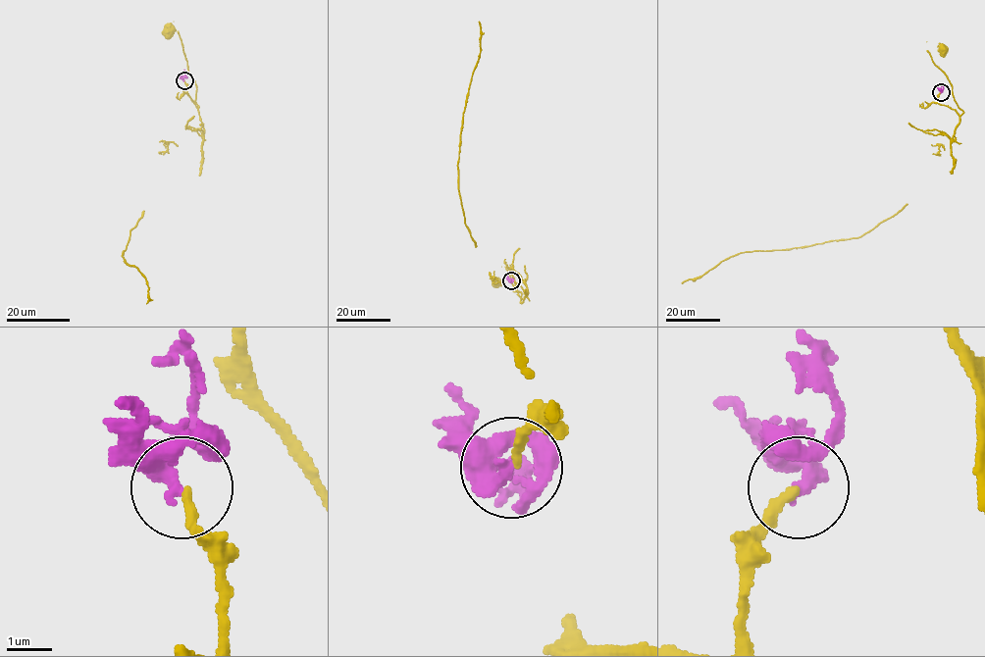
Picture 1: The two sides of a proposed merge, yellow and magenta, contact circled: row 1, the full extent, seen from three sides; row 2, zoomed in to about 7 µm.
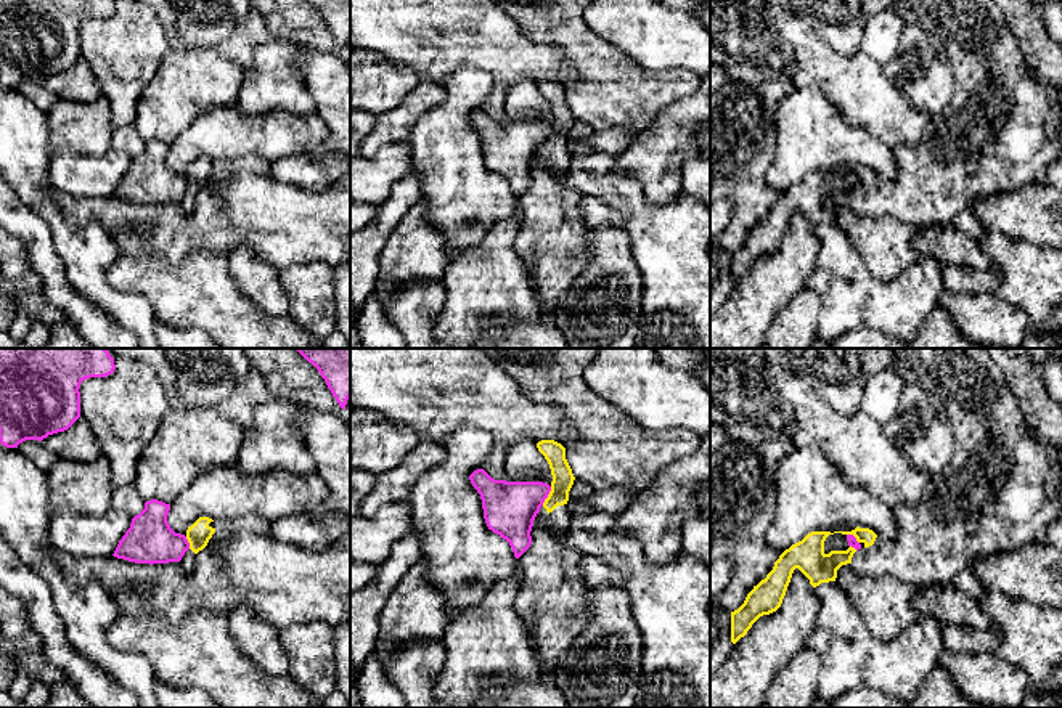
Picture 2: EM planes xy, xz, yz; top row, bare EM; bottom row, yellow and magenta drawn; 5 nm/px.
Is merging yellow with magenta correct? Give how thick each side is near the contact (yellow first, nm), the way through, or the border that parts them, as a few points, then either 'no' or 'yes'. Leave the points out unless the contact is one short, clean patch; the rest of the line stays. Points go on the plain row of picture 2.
110/280 nm | along xz (551, 127), (542, 145) | no

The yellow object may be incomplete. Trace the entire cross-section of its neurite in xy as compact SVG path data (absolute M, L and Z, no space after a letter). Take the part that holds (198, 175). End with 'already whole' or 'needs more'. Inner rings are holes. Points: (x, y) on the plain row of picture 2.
M199 157L191 167L188 167L186 180L190 183L190 189L194 194L202 191L215 173L215 169L209 165L210 162L214 161L209 157Z; already whole

